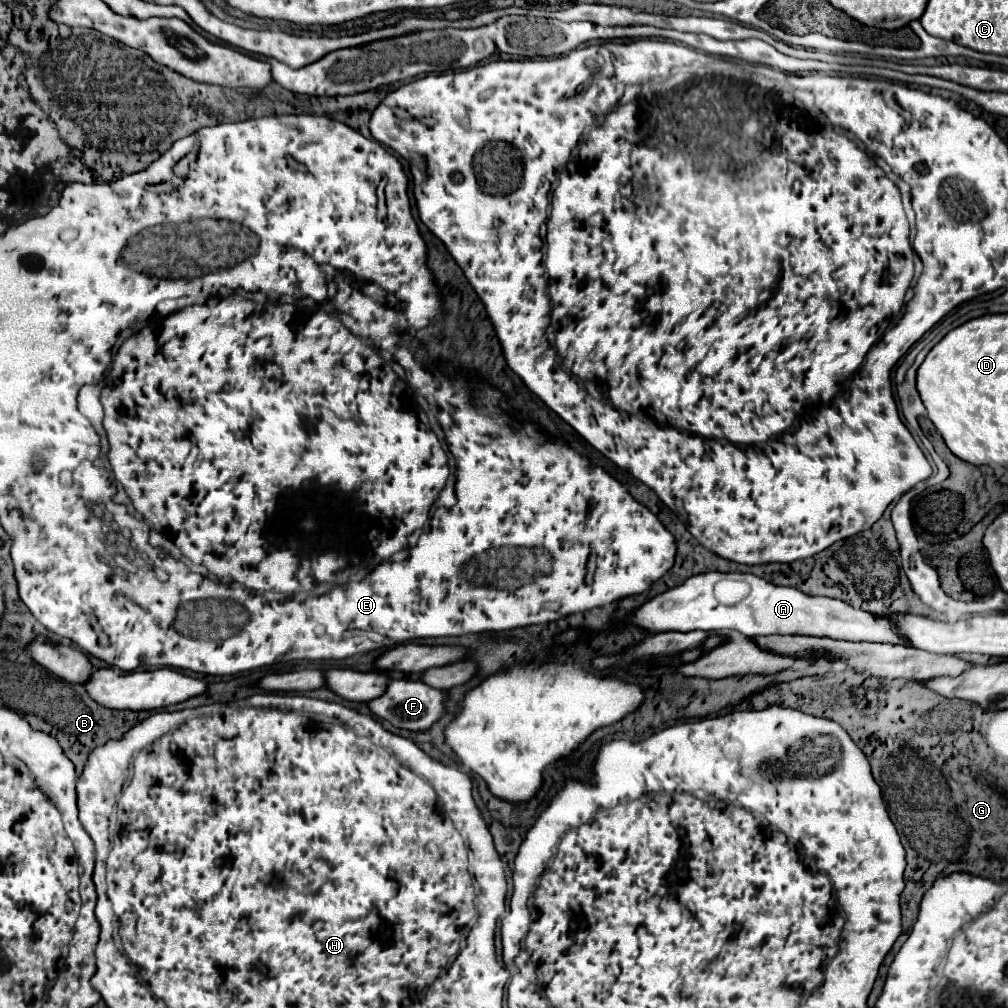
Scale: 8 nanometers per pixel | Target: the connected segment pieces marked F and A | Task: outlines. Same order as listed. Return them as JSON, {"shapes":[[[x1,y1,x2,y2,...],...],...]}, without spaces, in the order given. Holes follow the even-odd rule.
{"shapes":[[[390,680,386,692,378,700,370,700,368,708,374,716,390,722,396,728,406,730,426,730,444,712,444,692,422,684,422,680]],[[704,572,688,578,684,584,658,594,642,608,638,608,628,622,652,630,652,632,690,632,690,630,738,630,746,636,766,636,766,634,806,634,806,636,828,636,838,640,856,640,856,642,880,642,880,644,902,644,910,646,906,638,898,632,898,626,888,616,876,616,864,610,856,610,842,600,806,596,798,588,774,586,754,574,722,574,722,572],[732,578,752,584,748,598,734,606,724,606,714,598,714,584,718,580]]]}

